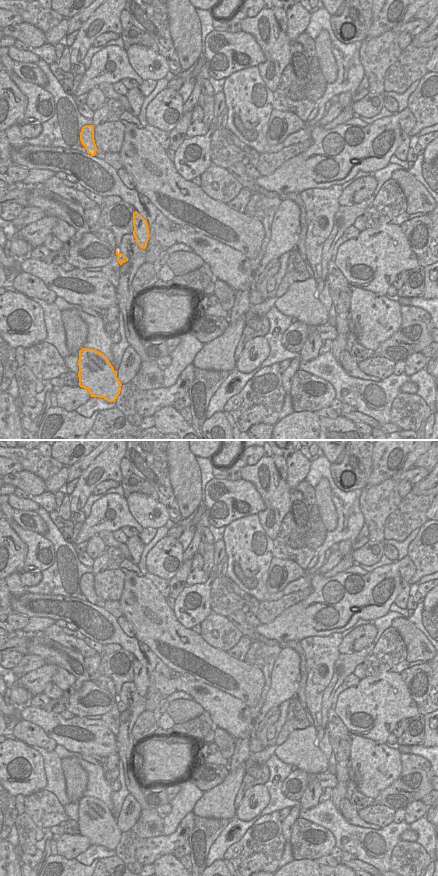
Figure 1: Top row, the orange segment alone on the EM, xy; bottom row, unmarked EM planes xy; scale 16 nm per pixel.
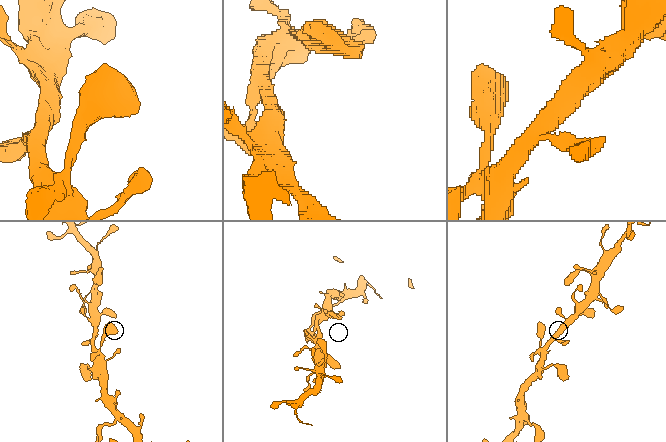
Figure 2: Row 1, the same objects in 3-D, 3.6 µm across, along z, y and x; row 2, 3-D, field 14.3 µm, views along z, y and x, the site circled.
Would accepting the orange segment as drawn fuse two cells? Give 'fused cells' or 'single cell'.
single cell

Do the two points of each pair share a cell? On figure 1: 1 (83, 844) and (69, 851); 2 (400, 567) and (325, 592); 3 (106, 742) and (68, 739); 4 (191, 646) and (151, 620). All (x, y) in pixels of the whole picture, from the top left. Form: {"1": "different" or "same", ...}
{"1": "same", "2": "same", "3": "same", "4": "same"}

